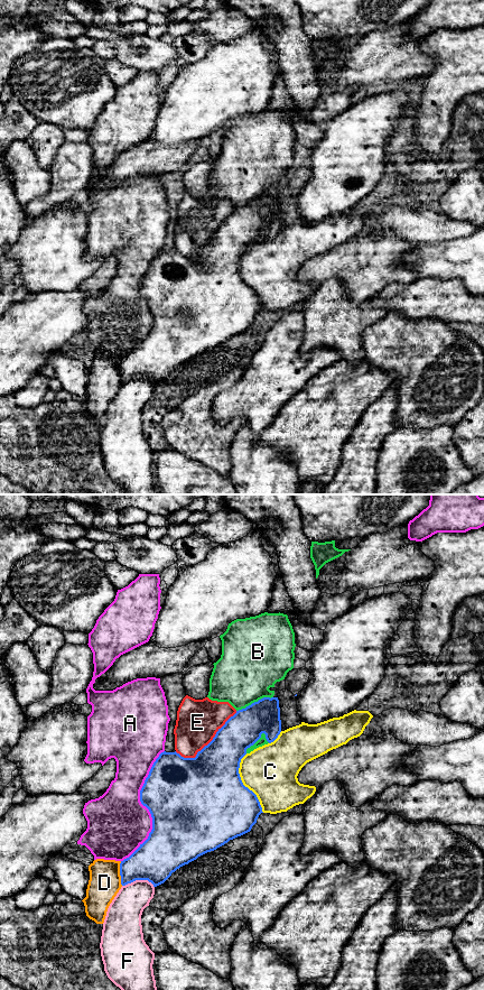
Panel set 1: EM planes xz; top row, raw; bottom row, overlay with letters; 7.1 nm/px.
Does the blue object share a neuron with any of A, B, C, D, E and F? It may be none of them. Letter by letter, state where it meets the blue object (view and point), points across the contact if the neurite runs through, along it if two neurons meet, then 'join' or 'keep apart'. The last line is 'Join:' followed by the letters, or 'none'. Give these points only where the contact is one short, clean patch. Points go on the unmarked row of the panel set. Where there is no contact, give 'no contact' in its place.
A: xz (146, 304) | keep apart
B: xz (254, 200) | keep apart
C: xz (242, 281) | keep apart
D: xz (120, 371) | keep apart
E: xz (207, 242) | keep apart
F: xz (138, 377) | keep apart
Join: none

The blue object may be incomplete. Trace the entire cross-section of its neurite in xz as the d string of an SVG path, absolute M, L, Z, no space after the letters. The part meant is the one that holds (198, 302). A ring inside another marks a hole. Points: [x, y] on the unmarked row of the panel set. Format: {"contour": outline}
{"contour": "M263 195L236 209L195 256L184 256L176 249L161 250L140 288L140 299L152 315L152 327L148 336L121 359L121 382L148 378L157 385L180 364L250 330L263 309L257 293L241 278L240 260L262 231L271 241L280 230L279 197Z"}

